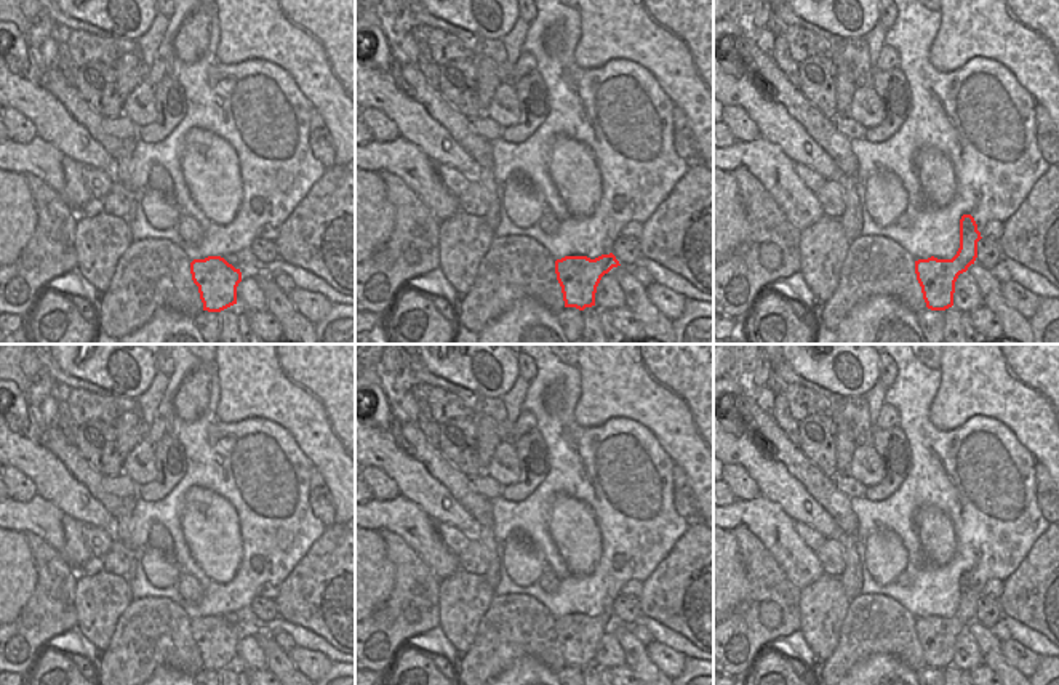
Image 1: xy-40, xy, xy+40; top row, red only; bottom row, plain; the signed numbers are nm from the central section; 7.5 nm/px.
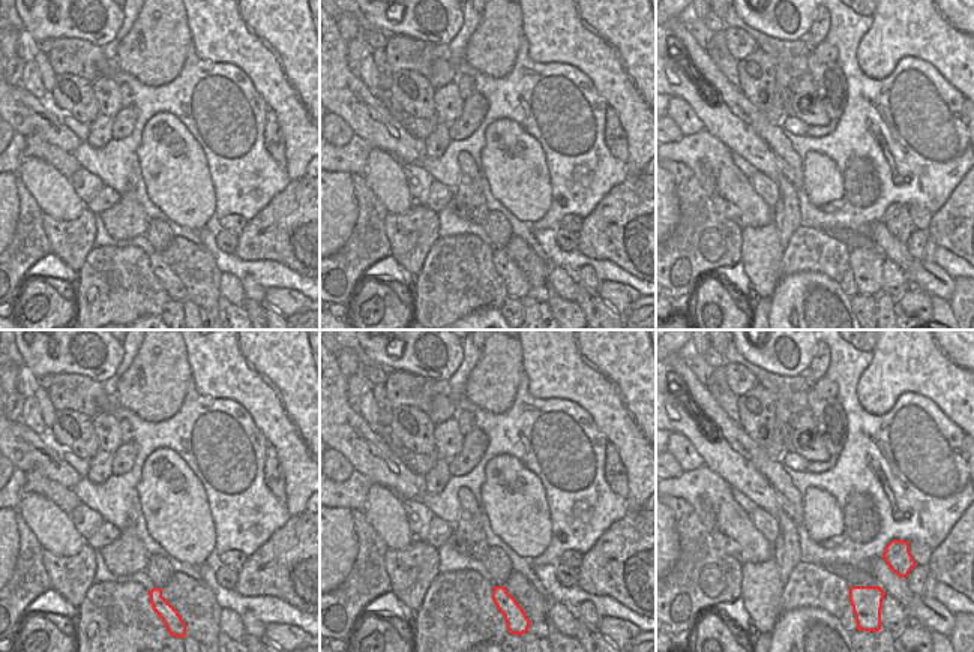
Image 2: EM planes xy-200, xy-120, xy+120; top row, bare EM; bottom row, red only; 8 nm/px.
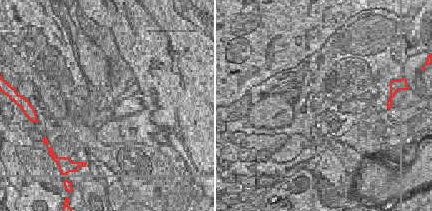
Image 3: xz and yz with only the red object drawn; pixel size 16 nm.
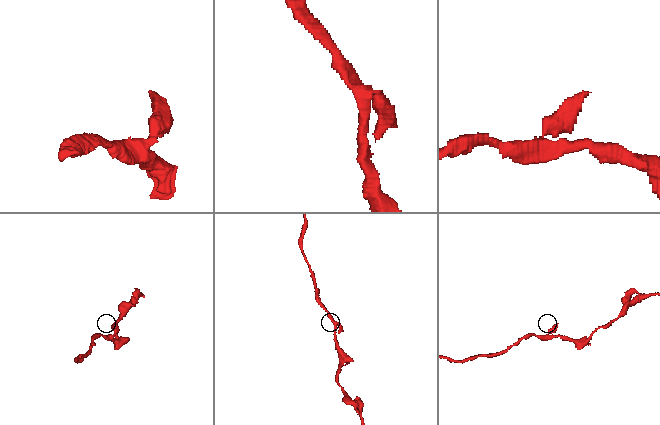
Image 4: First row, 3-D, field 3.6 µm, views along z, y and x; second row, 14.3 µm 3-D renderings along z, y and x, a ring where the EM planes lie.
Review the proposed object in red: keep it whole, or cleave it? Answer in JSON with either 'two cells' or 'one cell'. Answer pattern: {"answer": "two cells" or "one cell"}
{"answer": "one cell"}

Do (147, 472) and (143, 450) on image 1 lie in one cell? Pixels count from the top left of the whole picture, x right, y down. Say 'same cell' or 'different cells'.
same cell

